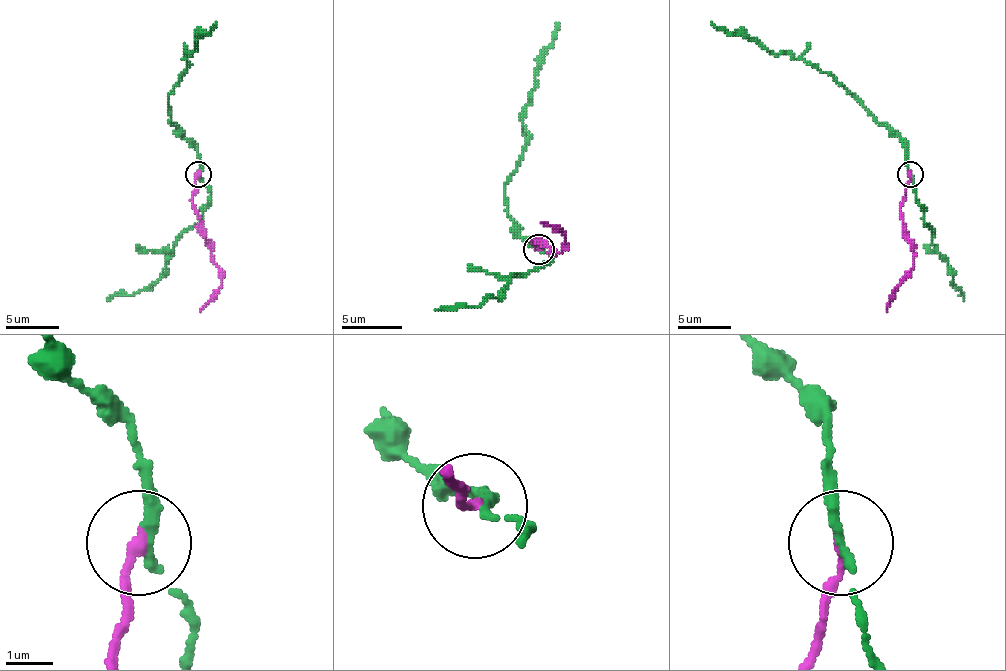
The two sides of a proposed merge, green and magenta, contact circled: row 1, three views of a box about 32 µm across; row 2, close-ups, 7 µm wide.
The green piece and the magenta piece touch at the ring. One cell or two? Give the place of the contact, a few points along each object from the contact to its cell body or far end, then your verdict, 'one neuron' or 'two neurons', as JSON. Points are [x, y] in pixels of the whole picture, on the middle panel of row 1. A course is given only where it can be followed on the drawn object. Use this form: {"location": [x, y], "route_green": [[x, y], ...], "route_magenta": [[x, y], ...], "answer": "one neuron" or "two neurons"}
{"location": [538, 249], "route_green": [[541, 249], [541, 246], [529, 243], [508, 216], [505, 183], [529, 141], [523, 126], [529, 93], [559, 23]], "route_magenta": [[538, 249], [532, 240], [535, 237], [553, 252], [565, 246], [559, 231], [541, 222]], "answer": "two neurons"}

